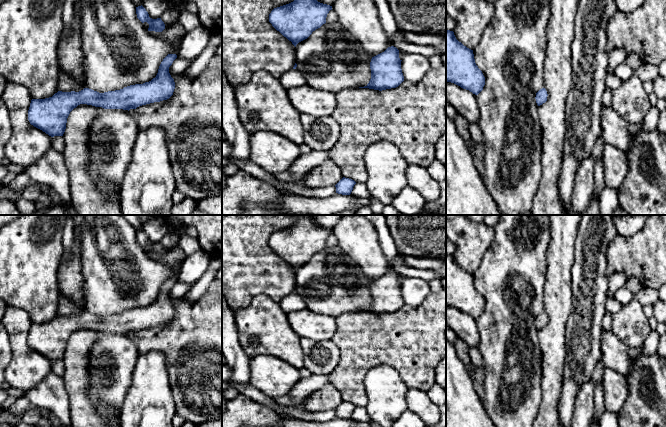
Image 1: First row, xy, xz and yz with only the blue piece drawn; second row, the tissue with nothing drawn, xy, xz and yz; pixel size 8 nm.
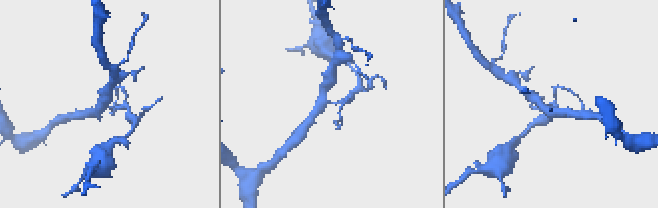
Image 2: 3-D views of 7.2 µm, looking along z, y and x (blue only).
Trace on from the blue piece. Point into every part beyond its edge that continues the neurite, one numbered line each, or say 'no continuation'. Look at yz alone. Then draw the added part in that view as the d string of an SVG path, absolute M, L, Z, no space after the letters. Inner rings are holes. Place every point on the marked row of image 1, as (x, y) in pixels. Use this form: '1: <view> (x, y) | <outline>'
no continuation

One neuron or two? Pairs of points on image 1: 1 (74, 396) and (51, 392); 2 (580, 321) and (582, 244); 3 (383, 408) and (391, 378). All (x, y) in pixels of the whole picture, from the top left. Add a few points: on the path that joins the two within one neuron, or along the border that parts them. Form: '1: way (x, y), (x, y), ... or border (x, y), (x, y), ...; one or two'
1: border (62, 377), (64, 388), (67, 392), (70, 416); two
2: way (586, 302), (586, 263); one
3: way (385, 401), (386, 385); one

